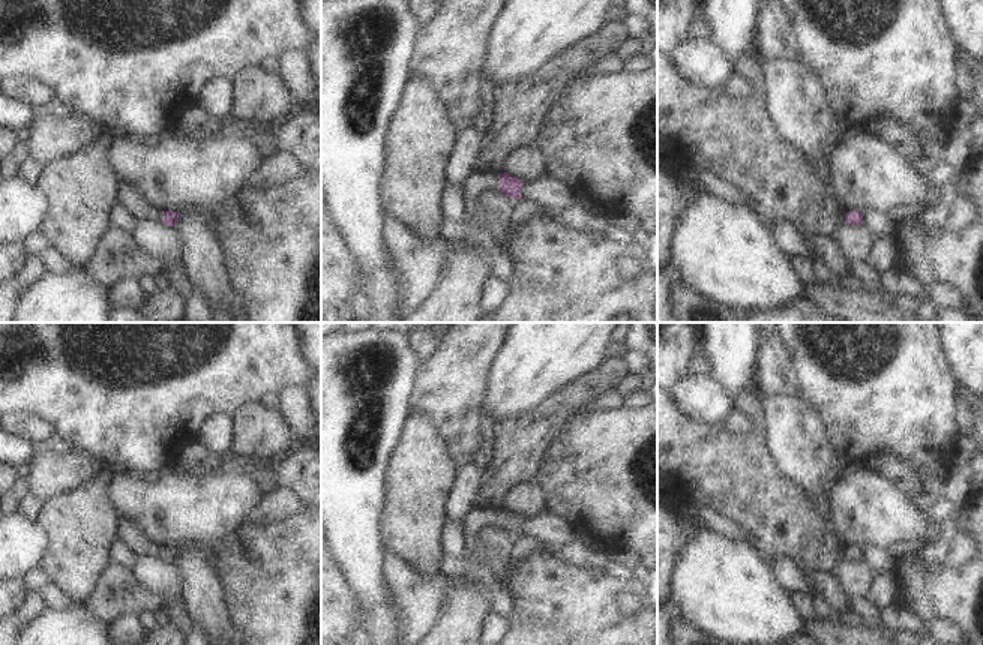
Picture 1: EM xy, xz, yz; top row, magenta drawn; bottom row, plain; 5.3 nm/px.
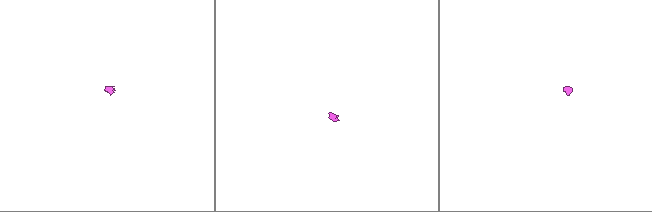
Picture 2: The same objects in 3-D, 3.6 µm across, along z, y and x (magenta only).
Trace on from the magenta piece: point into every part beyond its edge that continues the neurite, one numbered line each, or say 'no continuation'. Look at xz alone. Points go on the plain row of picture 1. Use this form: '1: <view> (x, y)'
1: xz (476, 519)
2: xz (553, 530).

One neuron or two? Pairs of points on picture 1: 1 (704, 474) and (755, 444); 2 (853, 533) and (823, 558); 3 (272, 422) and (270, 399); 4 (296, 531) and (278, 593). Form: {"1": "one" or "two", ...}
{"1": "one", "2": "two", "3": "two", "4": "one"}

